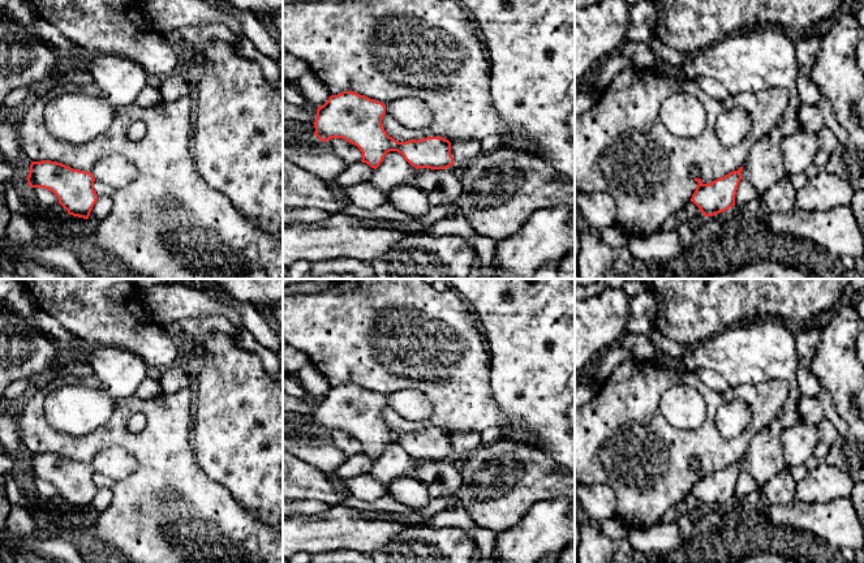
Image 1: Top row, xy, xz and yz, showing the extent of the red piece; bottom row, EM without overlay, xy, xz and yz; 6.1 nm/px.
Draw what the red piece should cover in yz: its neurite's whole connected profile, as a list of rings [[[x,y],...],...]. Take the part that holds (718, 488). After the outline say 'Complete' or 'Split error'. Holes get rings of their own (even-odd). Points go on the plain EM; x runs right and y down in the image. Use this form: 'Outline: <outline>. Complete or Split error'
Outline: [[[697,457],[691,460],[691,467],[698,474],[691,494],[693,494],[704,508],[713,508],[735,498],[735,487],[742,469],[743,459],[738,463],[719,469],[710,476],[701,474],[701,461]]]. Split error

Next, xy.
Outline: [[[108,447],[98,452],[91,464],[51,452],[31,454],[26,470],[31,480],[51,482],[69,507],[89,511],[98,491],[95,472],[120,481],[130,477],[137,468],[137,460],[128,451]]]. Split error

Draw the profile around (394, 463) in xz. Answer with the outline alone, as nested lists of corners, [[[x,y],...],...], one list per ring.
[[[397,443],[387,444],[370,470],[370,476],[384,487],[391,486],[399,477],[414,478],[416,473],[417,461]]]

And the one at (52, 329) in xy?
[[[40,309],[35,315],[34,323],[43,335],[46,335],[59,347],[68,347],[73,349],[87,348],[86,343],[82,339],[68,332],[59,321]]]

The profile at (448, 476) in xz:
[[[418,460],[416,478],[425,485],[440,484],[442,497],[456,497],[463,484],[460,469],[447,460]]]

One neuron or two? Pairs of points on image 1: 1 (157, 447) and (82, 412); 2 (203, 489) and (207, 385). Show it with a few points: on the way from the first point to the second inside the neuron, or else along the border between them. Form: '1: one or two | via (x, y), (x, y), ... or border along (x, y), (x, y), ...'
1: two | border along (123, 398), (103, 424), (87, 433), (76, 434)
2: two | border along (192, 443), (200, 467), (228, 490)

